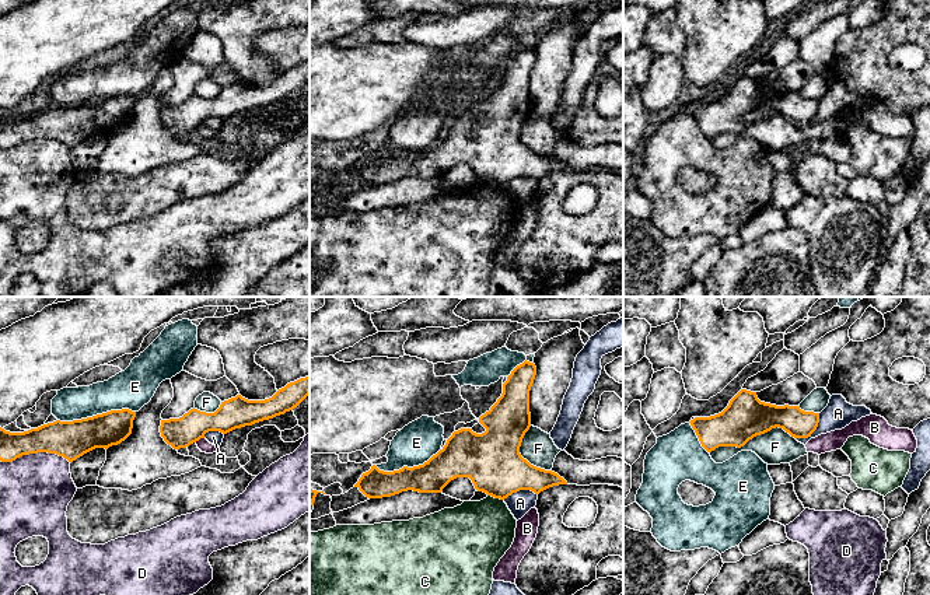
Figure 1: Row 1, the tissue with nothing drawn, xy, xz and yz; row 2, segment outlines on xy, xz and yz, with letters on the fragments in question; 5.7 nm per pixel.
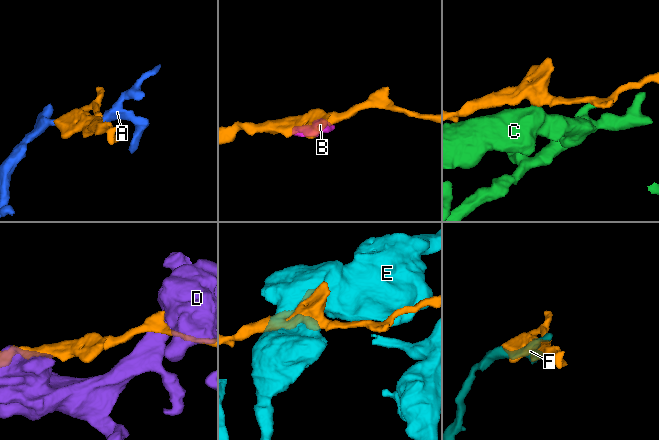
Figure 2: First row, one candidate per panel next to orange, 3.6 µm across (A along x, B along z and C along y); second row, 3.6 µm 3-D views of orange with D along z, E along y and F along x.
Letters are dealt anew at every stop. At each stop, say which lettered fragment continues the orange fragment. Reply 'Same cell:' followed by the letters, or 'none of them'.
Same cell: none of them

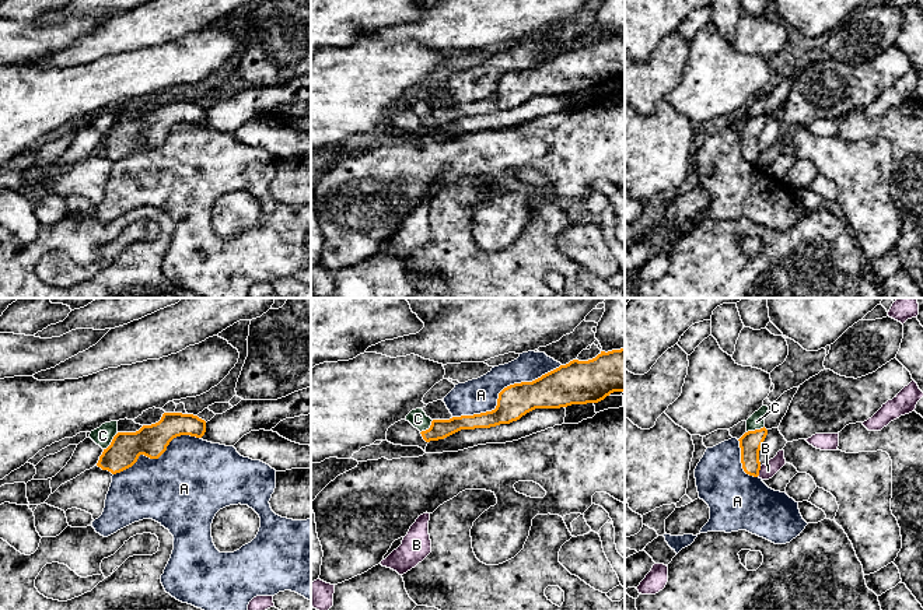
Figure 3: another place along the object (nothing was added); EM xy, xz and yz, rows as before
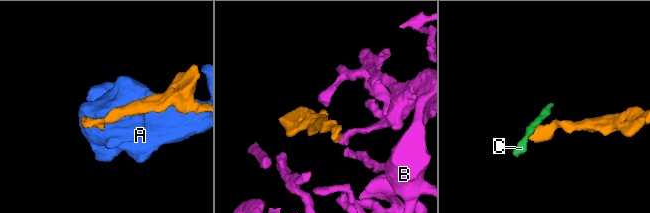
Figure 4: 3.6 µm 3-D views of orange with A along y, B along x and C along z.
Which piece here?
Same cell: none of them

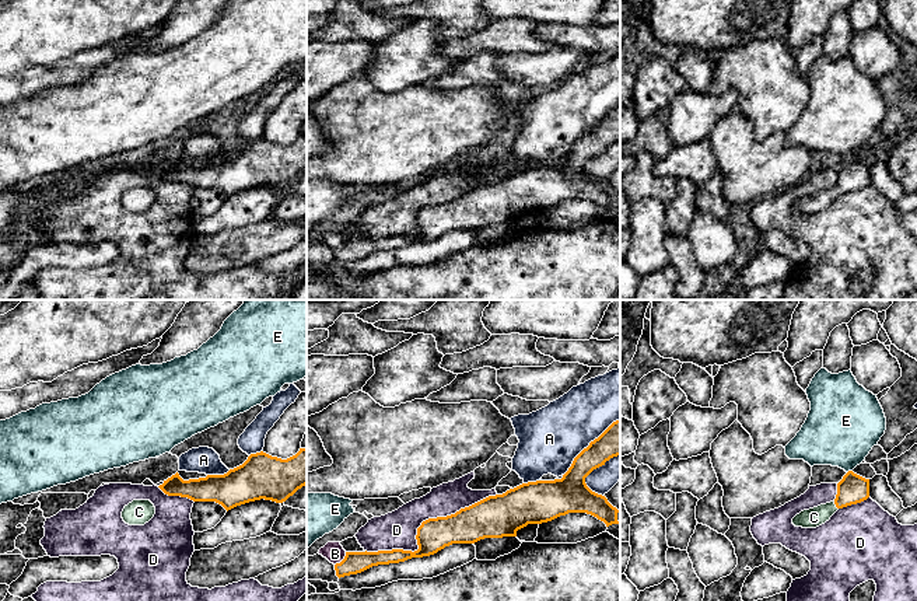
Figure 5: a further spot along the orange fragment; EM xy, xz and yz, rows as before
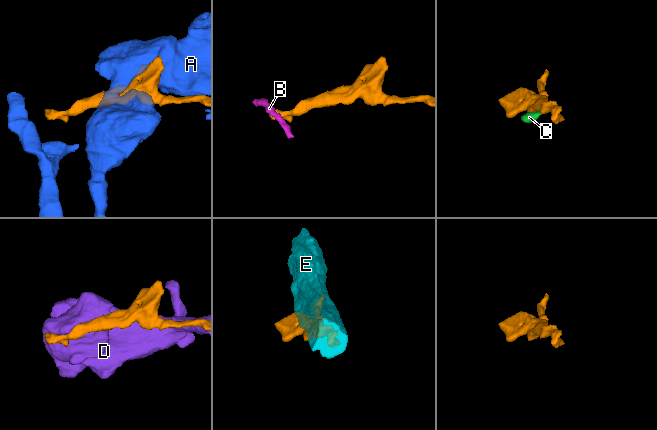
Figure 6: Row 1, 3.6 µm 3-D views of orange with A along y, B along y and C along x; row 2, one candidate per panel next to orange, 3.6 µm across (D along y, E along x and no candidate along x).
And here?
Same cell: C

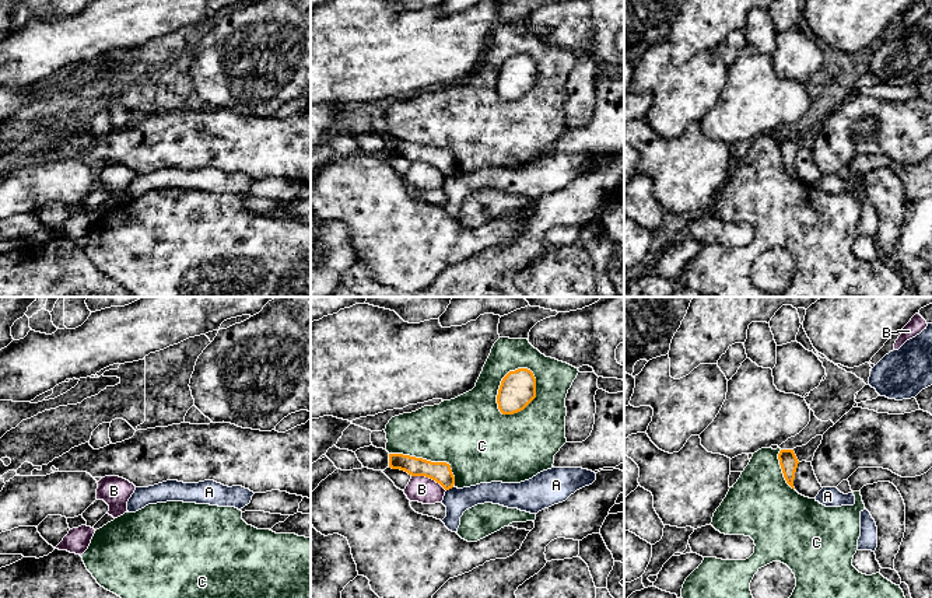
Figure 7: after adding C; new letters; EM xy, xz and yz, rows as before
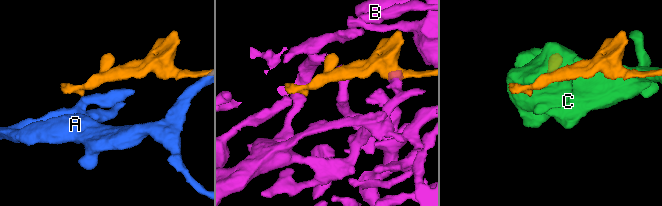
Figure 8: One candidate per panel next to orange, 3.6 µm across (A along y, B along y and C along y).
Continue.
Same cell: none of them

